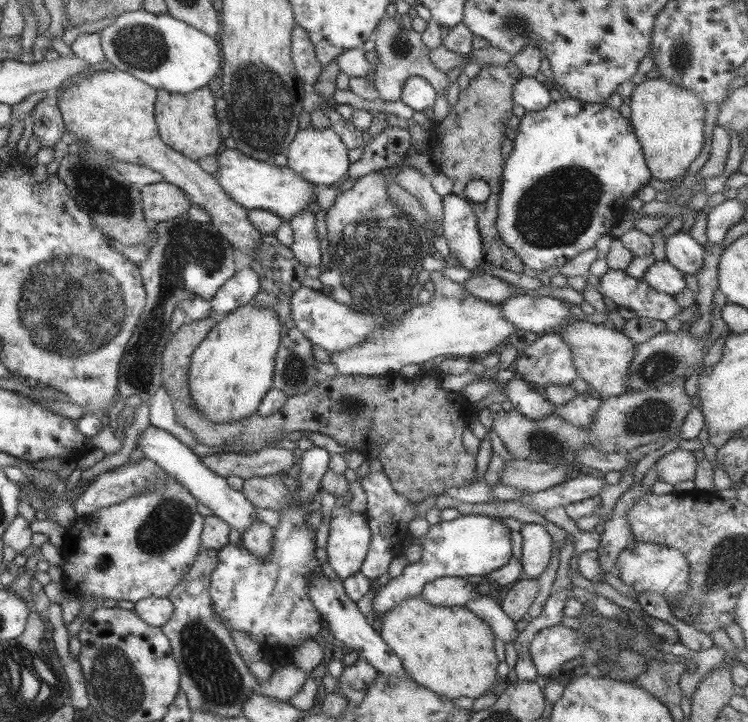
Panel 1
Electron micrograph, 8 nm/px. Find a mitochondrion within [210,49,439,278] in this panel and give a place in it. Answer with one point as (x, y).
(254, 82)

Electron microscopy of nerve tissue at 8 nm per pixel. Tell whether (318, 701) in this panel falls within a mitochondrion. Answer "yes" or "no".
no

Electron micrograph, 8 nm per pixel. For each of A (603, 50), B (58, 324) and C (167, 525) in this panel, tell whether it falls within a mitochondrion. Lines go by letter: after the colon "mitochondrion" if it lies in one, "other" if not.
A: other
B: mitochondrion
C: mitochondrion

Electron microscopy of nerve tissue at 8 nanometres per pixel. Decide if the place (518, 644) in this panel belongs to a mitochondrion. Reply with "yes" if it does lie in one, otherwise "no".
no

